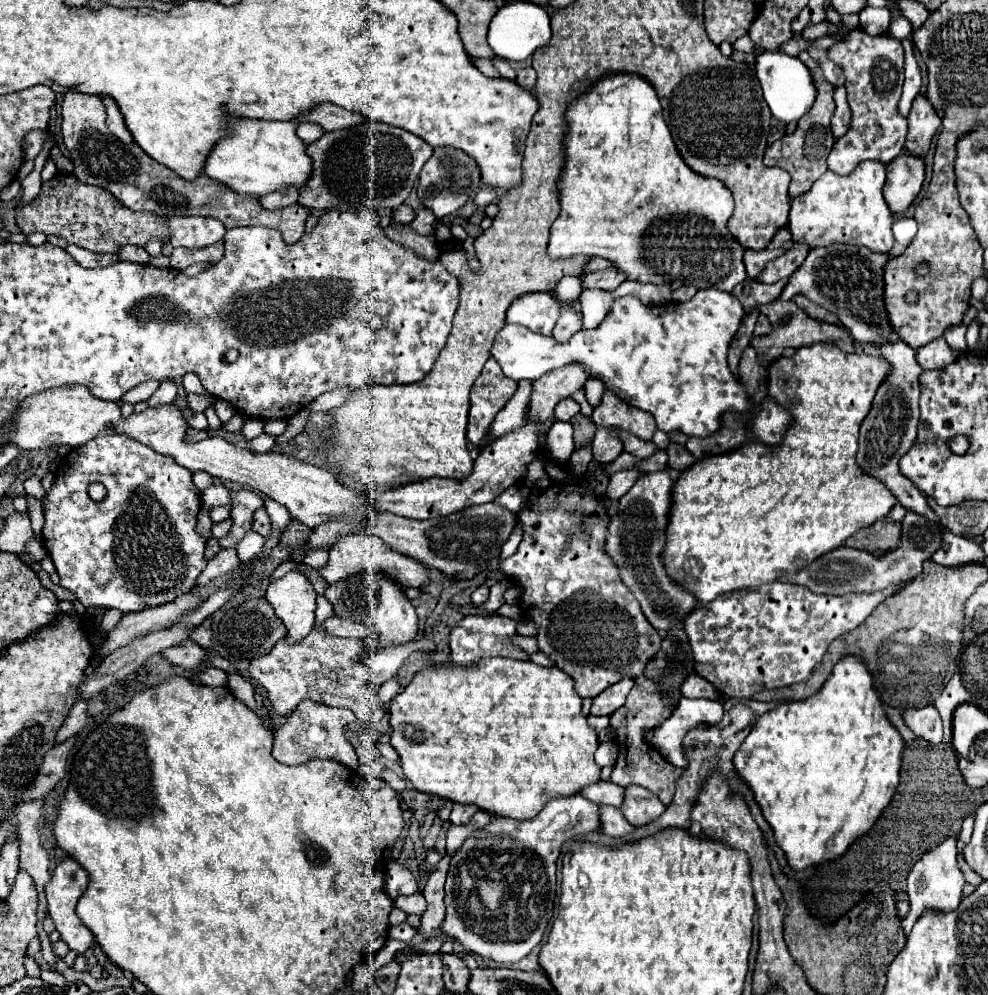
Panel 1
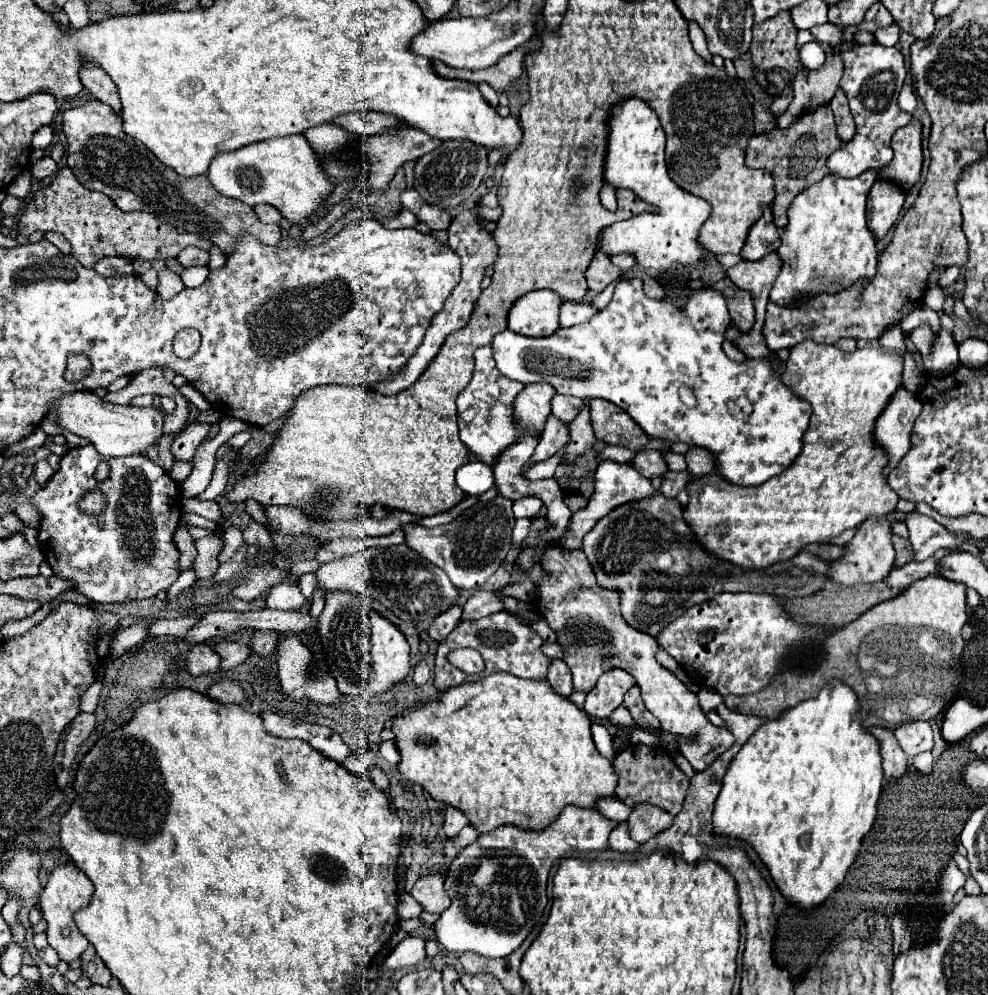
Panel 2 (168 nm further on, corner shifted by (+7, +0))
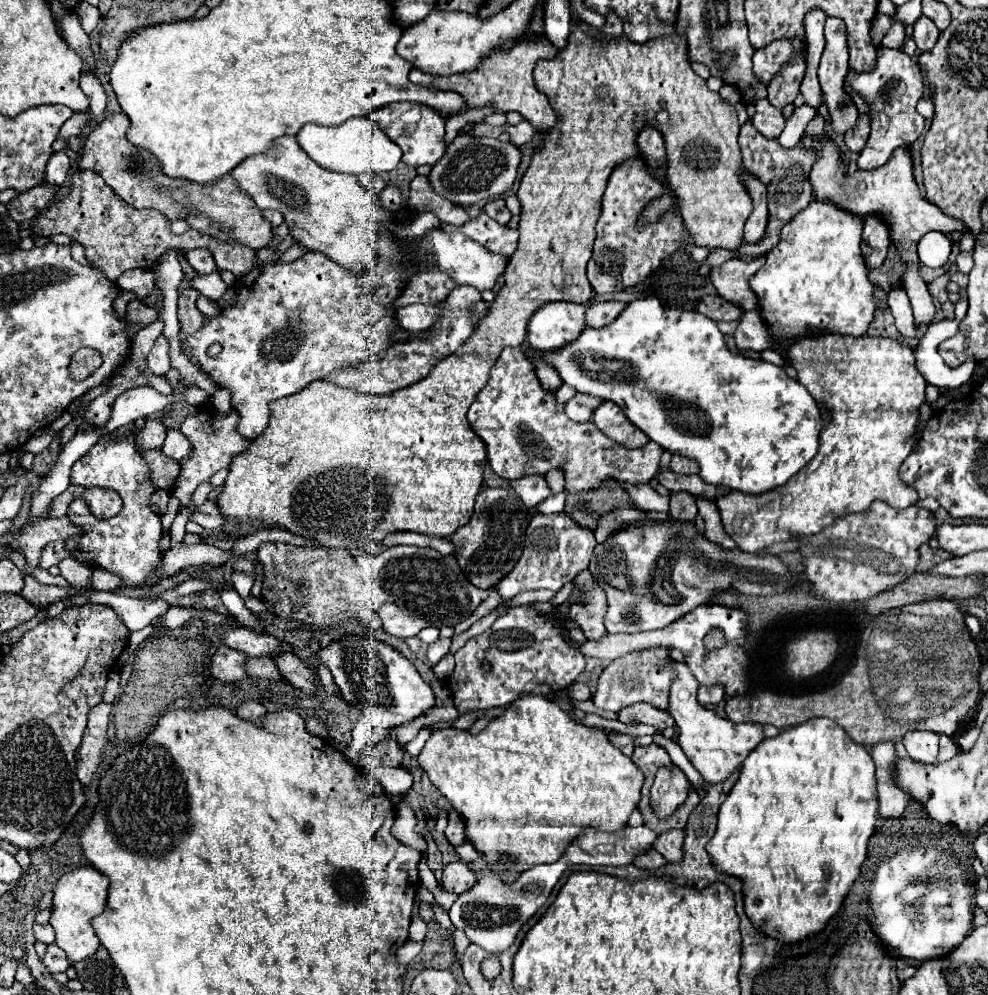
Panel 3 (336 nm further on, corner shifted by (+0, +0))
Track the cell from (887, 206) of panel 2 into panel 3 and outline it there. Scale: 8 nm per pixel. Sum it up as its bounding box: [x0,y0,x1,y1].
[864,215,890,267]

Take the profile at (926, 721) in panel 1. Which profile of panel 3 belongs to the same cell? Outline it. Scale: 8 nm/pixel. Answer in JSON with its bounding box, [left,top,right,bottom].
[904,731,938,763]

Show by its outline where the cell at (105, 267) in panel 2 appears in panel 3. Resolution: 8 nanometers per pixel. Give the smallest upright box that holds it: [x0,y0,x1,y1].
[116,269,154,299]

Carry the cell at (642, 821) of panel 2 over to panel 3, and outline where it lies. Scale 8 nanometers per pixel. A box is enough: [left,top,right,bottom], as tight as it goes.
[654,829,684,861]

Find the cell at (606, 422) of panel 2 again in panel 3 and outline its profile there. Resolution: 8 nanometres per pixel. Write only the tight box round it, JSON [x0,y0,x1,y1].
[592,401,650,449]

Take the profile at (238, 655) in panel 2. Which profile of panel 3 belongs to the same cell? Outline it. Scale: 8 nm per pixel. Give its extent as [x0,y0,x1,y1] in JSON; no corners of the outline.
[246,657,282,679]

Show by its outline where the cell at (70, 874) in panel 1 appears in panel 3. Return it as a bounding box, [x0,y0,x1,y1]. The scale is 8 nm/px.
[50,865,108,963]

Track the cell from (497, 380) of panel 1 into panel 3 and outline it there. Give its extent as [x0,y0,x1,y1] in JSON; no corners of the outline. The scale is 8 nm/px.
[468,347,664,493]

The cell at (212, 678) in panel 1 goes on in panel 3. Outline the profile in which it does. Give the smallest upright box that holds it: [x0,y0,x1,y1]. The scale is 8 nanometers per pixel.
[236,701,266,721]

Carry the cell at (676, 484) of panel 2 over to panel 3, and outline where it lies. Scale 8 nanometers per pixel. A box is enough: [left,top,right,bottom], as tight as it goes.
[670,491,696,521]

